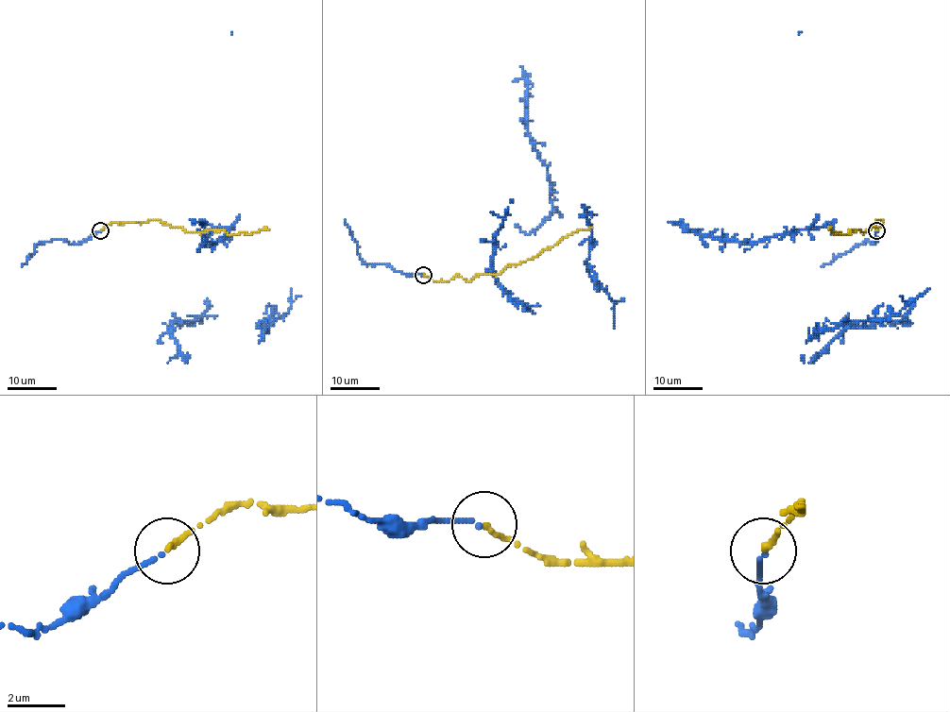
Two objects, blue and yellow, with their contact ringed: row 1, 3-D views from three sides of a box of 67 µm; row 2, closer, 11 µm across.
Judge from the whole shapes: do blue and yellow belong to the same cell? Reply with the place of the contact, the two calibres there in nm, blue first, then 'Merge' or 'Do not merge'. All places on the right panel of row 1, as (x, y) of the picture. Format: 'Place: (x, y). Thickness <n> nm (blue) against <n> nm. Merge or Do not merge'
Place: (876, 230). Thickness 170 nm (blue) against 200 nm. Merge

